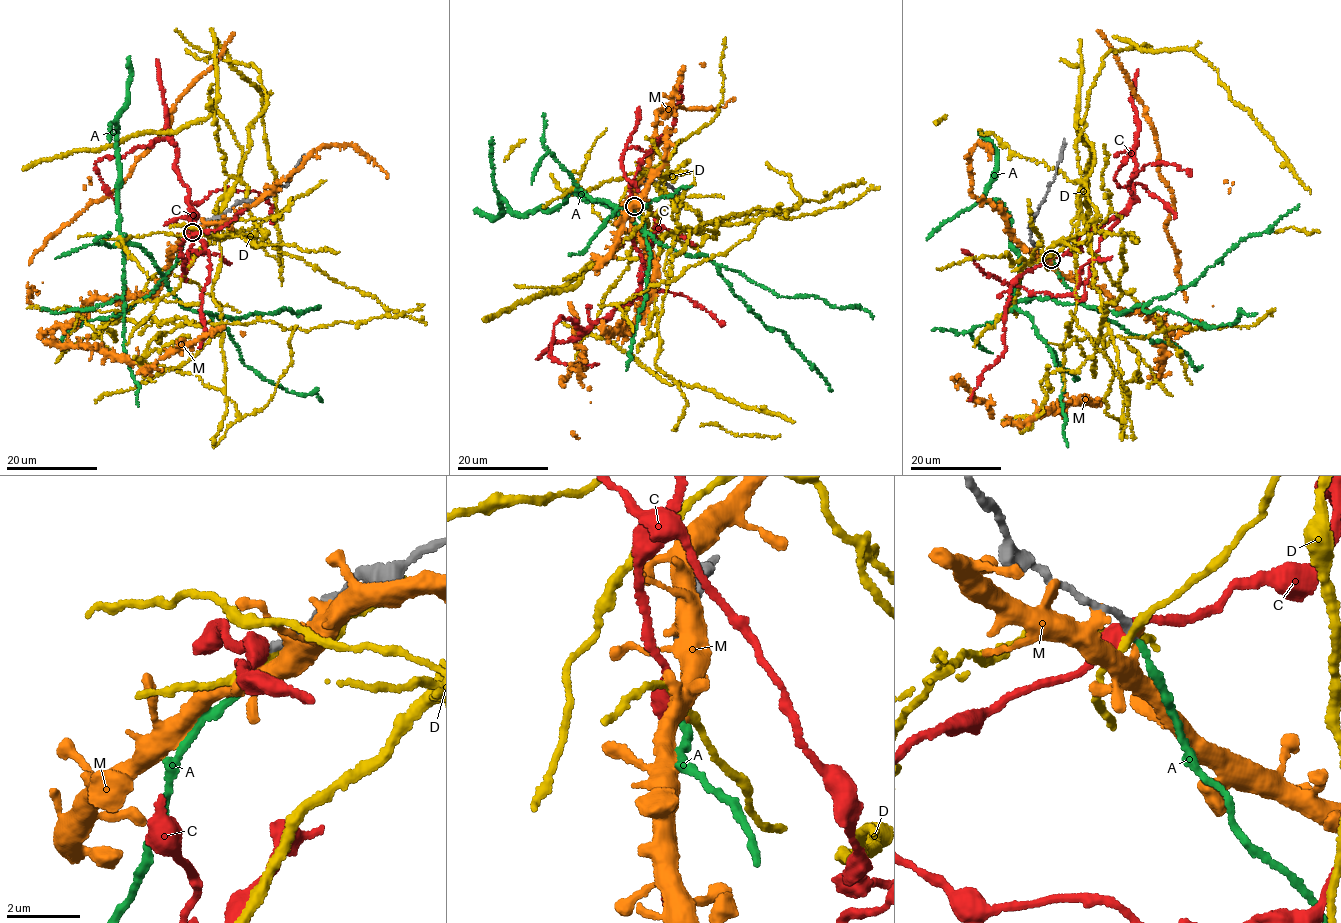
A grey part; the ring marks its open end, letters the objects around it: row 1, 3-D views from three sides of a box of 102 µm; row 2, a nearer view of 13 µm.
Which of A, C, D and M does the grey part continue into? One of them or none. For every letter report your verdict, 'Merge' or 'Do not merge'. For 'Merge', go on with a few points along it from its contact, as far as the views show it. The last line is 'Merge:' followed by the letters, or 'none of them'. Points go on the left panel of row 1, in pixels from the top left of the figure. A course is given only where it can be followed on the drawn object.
A: Merge
C: Do not merge
D: Do not merge
M: Do not merge
Merge: A

